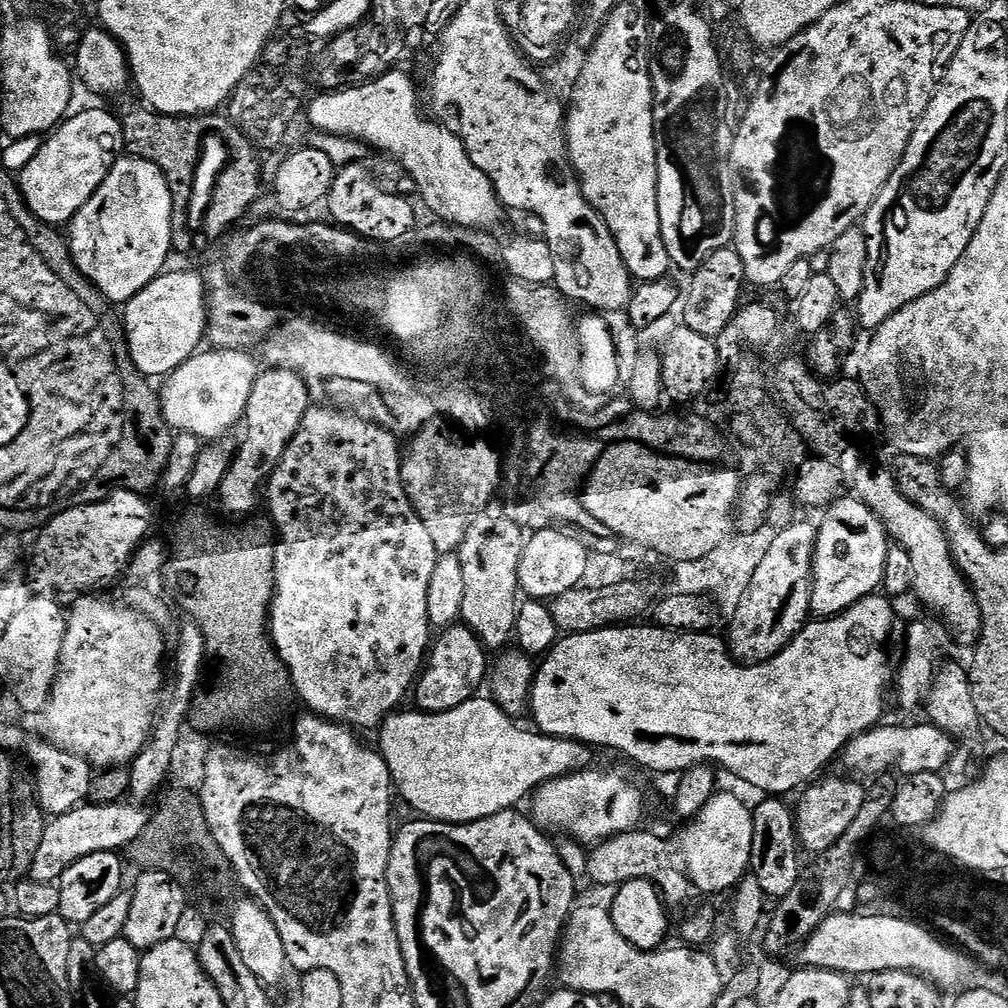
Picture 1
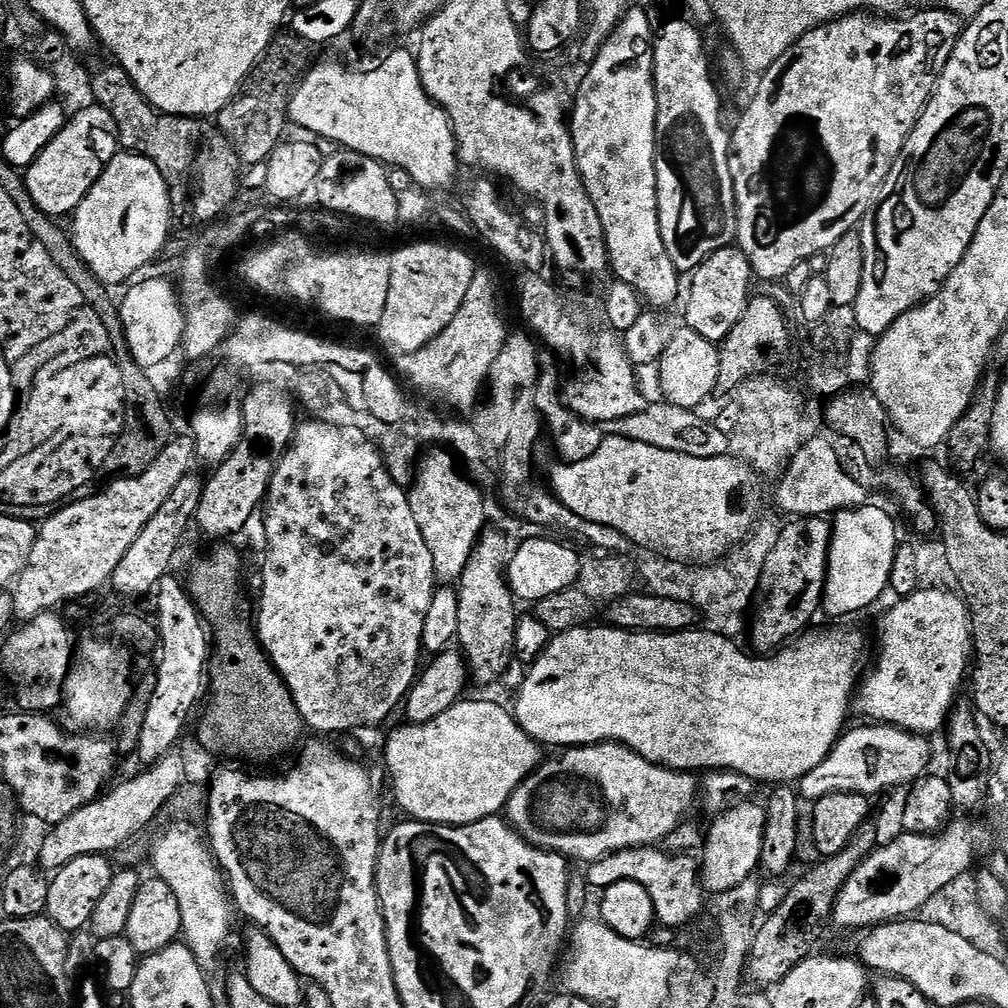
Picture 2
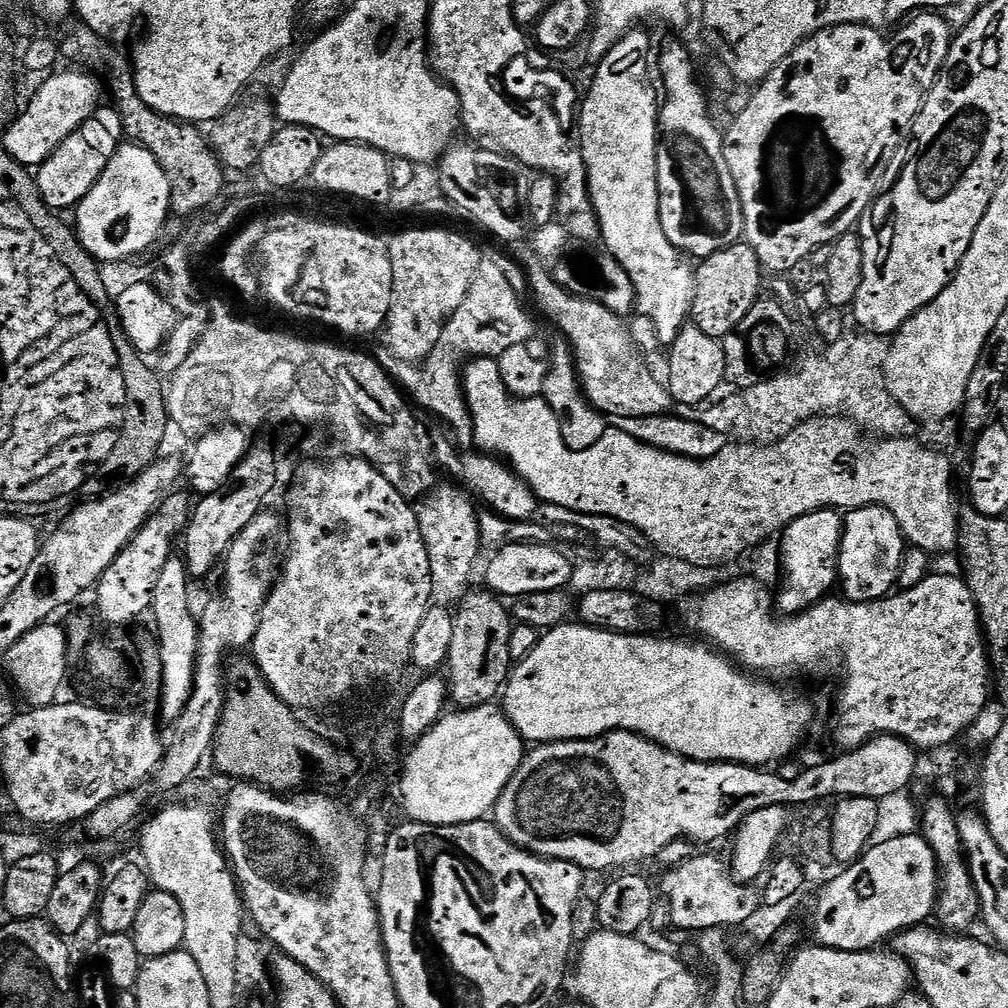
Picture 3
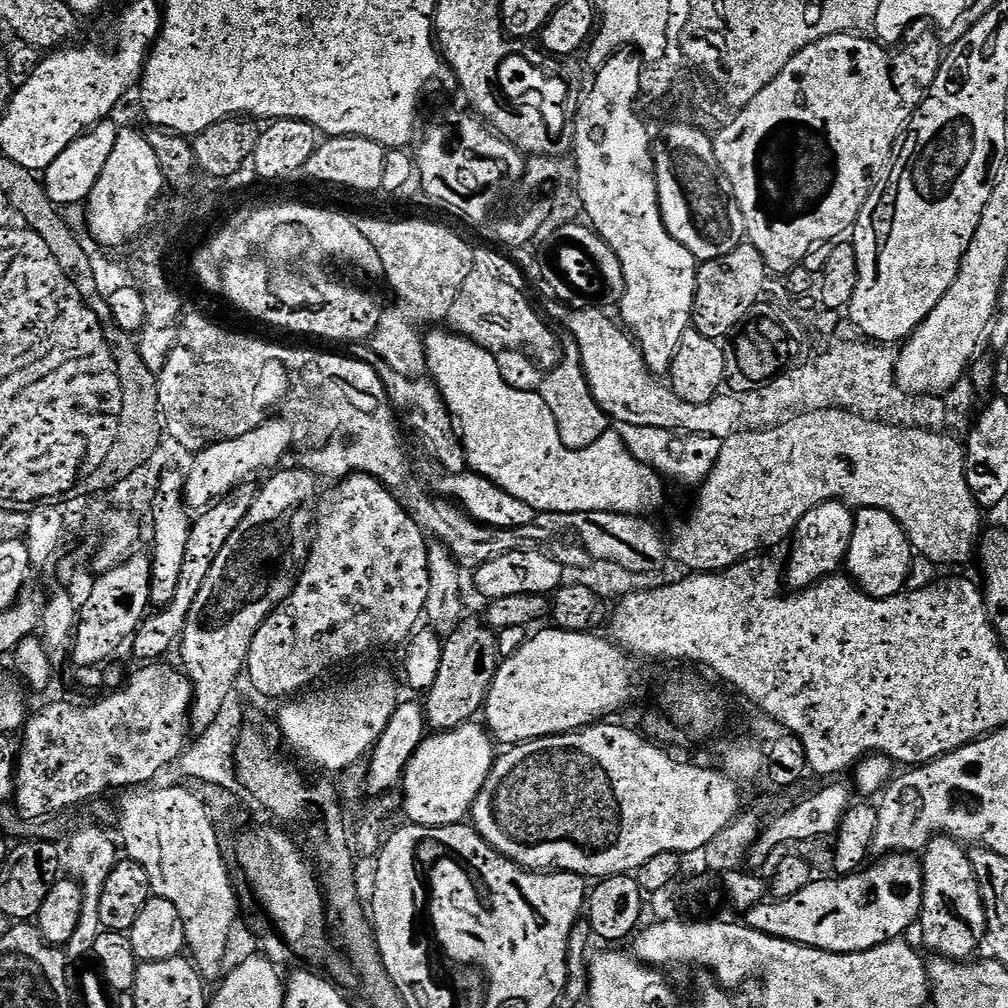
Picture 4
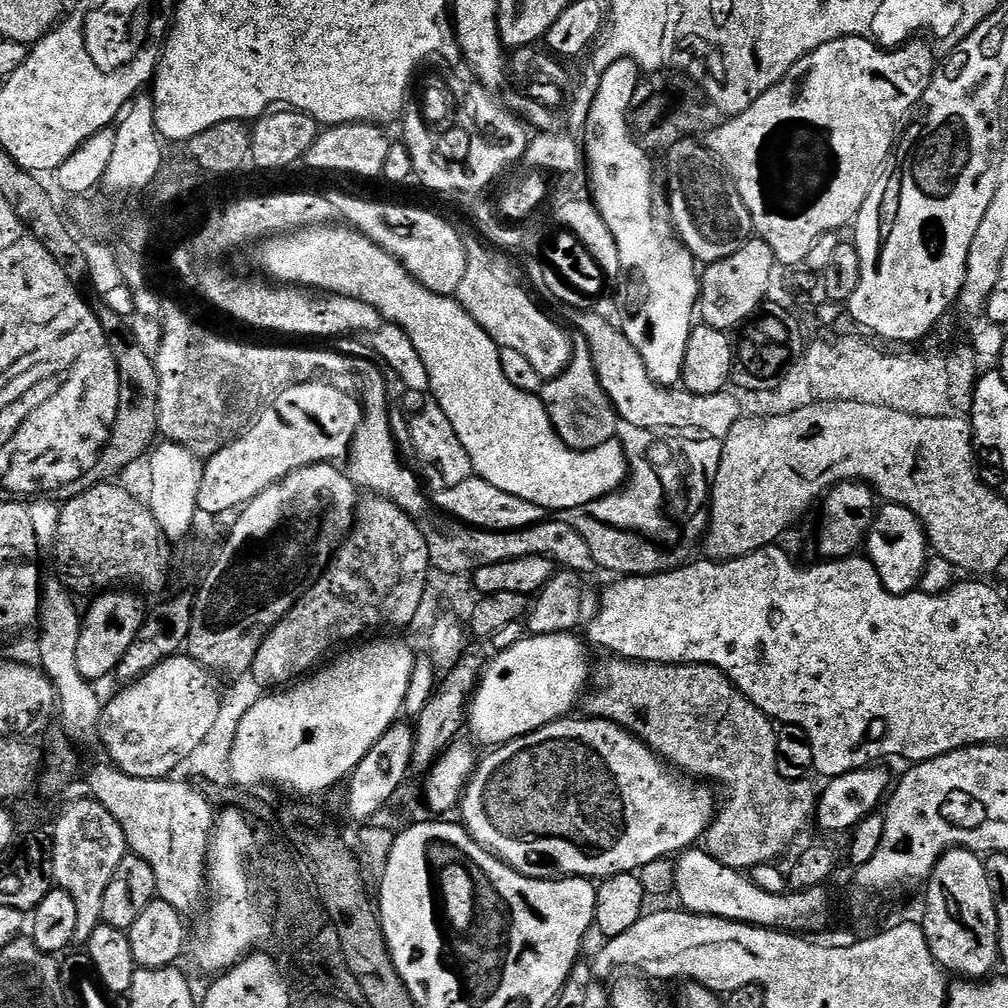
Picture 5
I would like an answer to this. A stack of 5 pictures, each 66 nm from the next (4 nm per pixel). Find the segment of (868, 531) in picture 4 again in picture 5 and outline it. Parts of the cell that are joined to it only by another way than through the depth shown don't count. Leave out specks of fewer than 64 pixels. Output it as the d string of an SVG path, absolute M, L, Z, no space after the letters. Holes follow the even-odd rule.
M885 503L877 511L866 537L866 556L878 570L884 589L901 596L917 591L920 575L930 555L930 545L919 518L900 504Z

